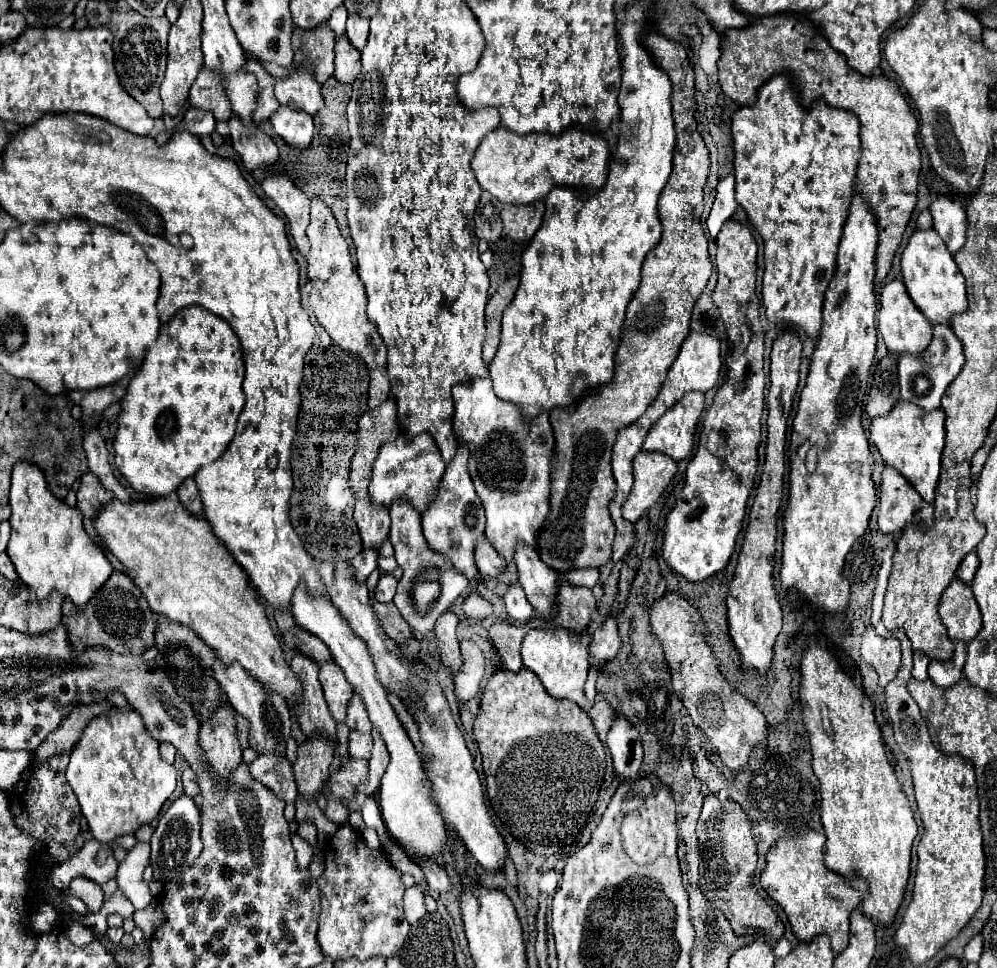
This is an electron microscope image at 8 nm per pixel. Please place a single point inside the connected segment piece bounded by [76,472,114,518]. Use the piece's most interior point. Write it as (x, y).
(91, 494)

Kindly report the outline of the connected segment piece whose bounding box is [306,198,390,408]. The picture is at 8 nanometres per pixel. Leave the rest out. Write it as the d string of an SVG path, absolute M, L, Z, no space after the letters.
M312 198L310 224L306 234L312 246L308 258L308 282L312 286L310 306L320 326L330 334L332 342L342 350L356 354L368 366L368 376L370 376L368 404L370 408L376 408L390 394L390 380L386 374L386 346L376 326L366 318L366 292L352 266L348 244L342 238L338 222L332 216L330 208L320 198Z

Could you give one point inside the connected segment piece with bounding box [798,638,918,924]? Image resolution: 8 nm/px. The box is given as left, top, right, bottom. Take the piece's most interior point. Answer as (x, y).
(868, 821)

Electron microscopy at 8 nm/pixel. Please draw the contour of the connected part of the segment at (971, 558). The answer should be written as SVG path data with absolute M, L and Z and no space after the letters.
M972 550L972 552L966 554L964 560L960 562L958 572L956 572L956 578L962 580L962 582L966 582L966 584L970 584L972 578L974 578L974 574L976 574L976 570L978 570L978 556L976 556L976 552Z

